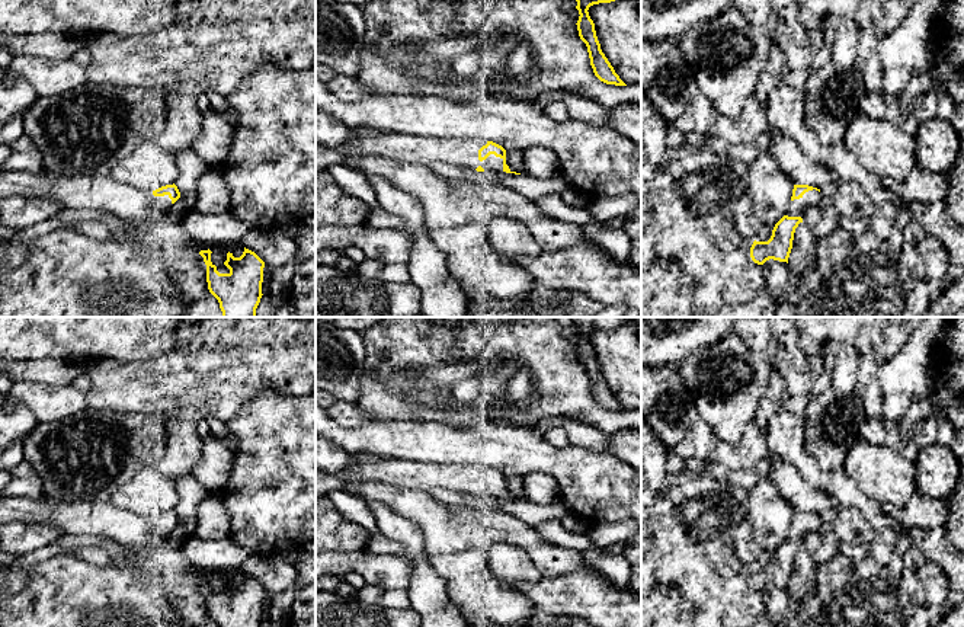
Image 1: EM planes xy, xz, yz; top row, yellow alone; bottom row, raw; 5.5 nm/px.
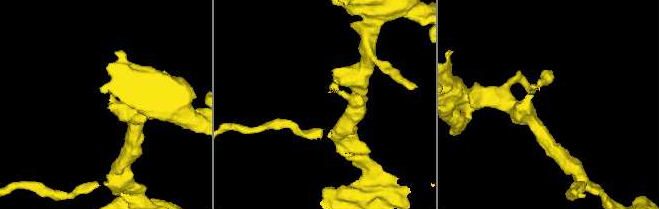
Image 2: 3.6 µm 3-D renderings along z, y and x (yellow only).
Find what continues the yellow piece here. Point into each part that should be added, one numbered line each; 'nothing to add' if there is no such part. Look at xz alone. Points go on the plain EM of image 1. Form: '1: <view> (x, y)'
1: xz (400, 473)

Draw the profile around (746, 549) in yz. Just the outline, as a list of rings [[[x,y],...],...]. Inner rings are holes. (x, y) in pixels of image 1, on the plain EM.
[[[743,521],[736,530],[733,546],[736,556],[747,566],[755,567],[762,550],[756,544],[752,535],[750,525]]]

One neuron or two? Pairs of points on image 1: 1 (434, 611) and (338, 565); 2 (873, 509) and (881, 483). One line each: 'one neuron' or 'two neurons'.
1: two neurons
2: two neurons

